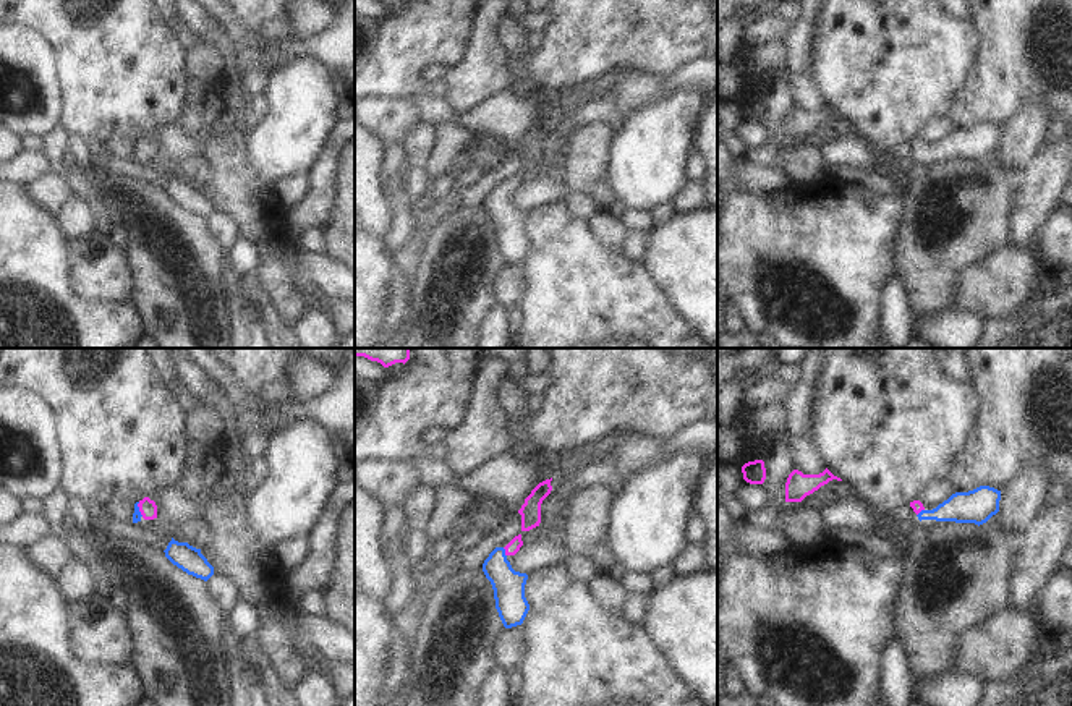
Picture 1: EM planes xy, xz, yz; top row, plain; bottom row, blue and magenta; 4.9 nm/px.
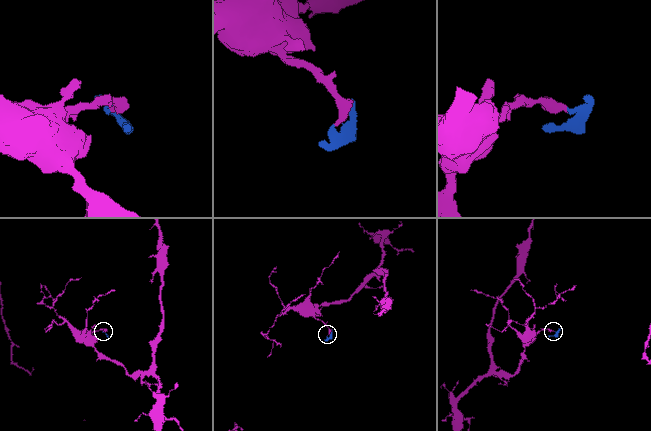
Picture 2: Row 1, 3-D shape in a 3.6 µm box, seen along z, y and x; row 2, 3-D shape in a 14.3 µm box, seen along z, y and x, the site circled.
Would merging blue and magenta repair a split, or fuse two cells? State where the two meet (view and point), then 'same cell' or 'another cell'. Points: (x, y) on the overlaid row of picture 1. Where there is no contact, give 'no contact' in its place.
xz (504, 552) | same cell

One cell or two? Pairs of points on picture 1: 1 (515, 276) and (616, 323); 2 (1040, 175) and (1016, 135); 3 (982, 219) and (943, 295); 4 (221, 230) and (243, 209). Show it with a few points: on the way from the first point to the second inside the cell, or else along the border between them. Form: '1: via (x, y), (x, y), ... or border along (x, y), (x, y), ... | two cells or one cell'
1: border along (522, 263), (525, 293), (517, 305) | two cells
2: border along (1043, 141), (1022, 170) | two cells
3: via (962, 238), (943, 258), (943, 276) | one cell
4: border along (214, 211), (227, 214), (235, 222), (240, 237) | two cells

